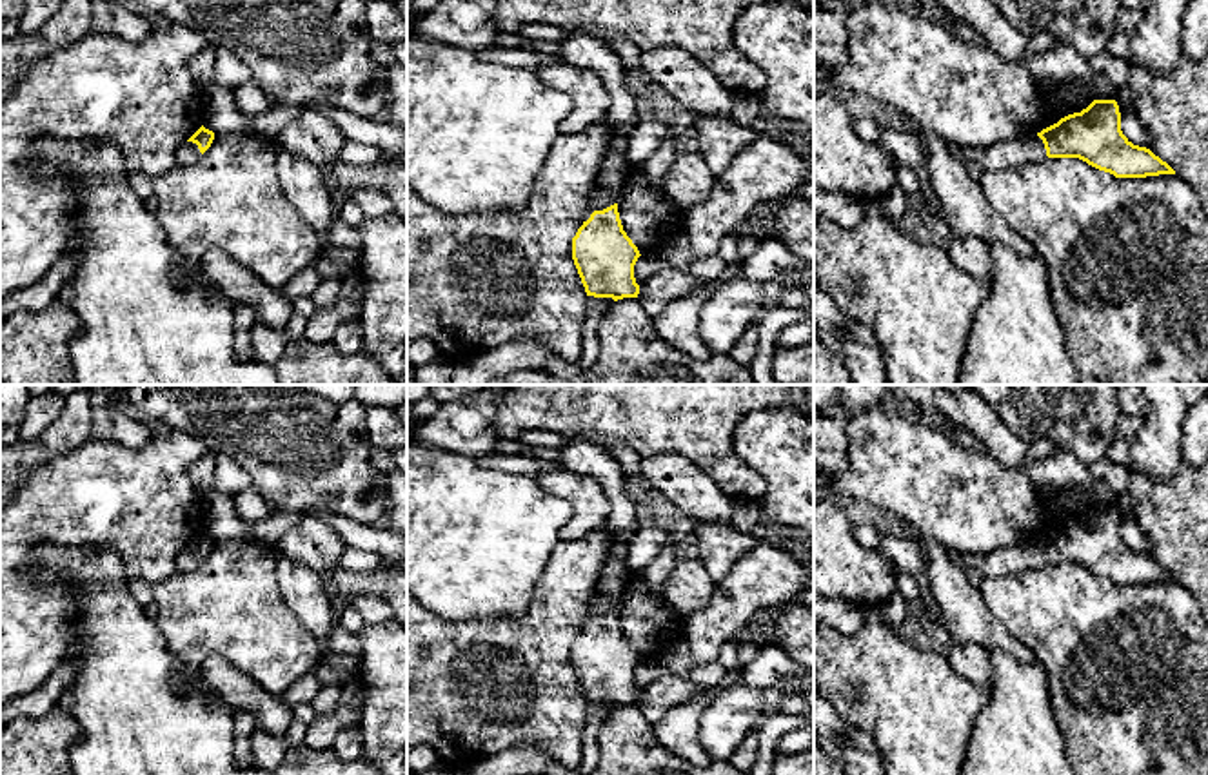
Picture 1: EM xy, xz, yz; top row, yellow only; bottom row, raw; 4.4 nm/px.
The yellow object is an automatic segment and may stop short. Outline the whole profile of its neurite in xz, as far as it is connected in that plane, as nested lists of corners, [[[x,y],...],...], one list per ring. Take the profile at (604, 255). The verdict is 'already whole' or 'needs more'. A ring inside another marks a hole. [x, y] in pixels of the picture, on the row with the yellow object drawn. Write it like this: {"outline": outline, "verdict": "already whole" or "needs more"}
{"outline": [[[569,31],[559,45],[559,56],[599,76],[610,94],[605,120],[616,129],[610,152],[590,196],[592,214],[572,238],[572,260],[587,296],[612,298],[614,301],[638,298],[639,285],[634,278],[634,265],[641,254],[623,231],[616,203],[629,167],[625,138],[641,122],[636,100],[627,87],[619,56],[605,40],[585,31]]], "verdict": "needs more"}

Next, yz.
{"outline": [[[1094,100],[1081,113],[1068,114],[1034,136],[999,142],[983,149],[950,145],[961,160],[977,162],[985,171],[1014,169],[1046,158],[1079,158],[1115,178],[1175,174],[1150,149],[1134,145],[1121,131],[1115,100]]], "verdict": "needs more"}

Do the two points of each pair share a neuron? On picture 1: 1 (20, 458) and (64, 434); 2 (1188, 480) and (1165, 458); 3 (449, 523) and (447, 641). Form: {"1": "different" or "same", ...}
{"1": "same", "2": "different", "3": "different"}

